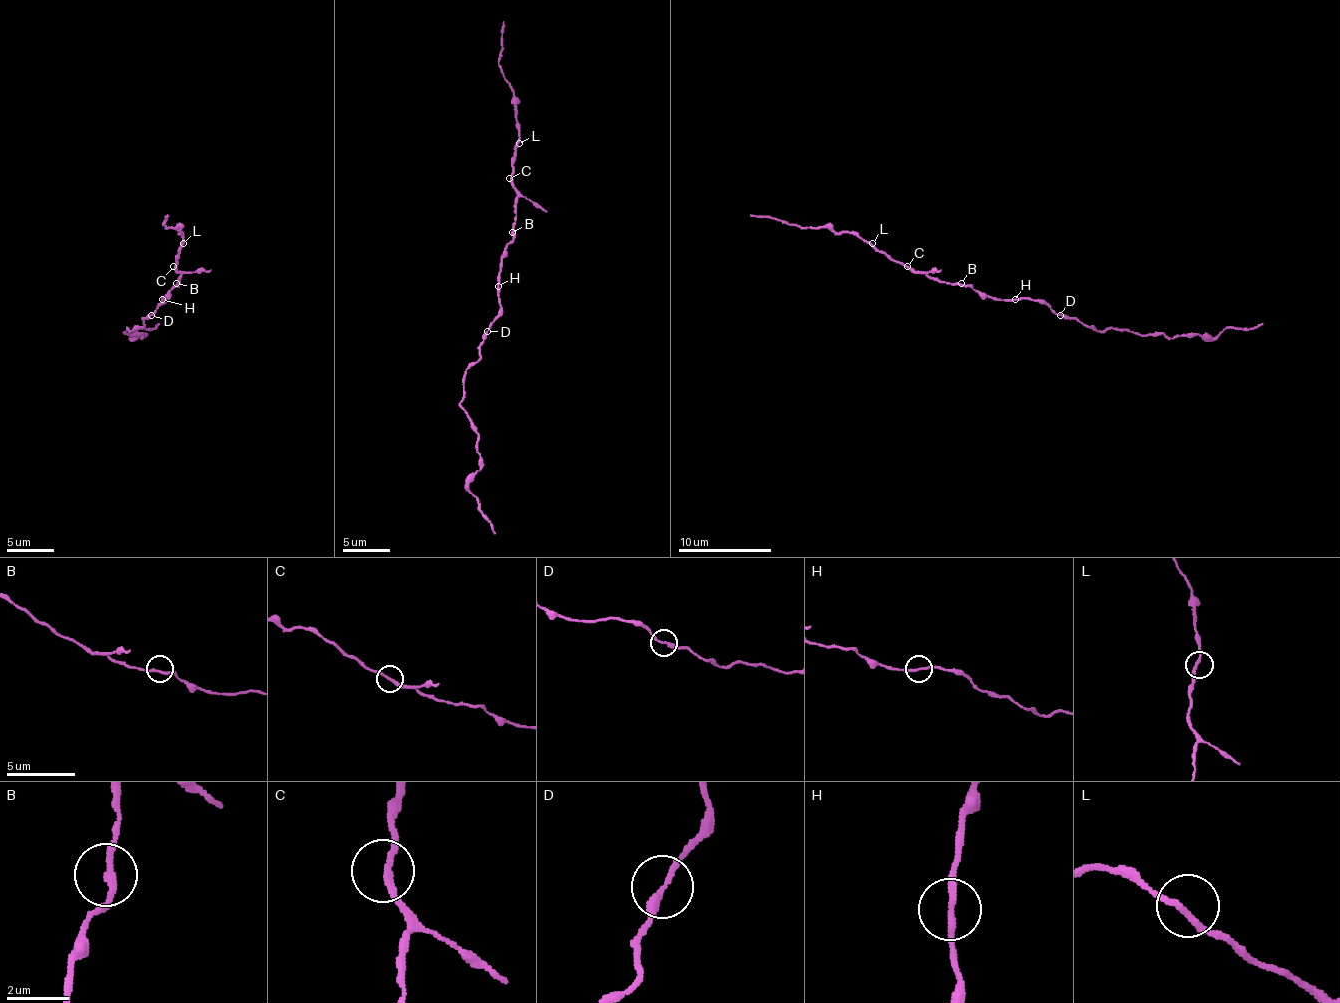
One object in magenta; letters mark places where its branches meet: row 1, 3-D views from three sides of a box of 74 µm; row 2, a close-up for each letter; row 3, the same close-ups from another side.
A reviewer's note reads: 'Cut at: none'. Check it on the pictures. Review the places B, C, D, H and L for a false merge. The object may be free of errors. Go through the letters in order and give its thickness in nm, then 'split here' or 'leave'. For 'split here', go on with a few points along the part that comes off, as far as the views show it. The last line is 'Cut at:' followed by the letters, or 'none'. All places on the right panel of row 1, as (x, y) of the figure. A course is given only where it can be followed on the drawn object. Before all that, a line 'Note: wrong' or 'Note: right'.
Note: right
B: calibre 200 nm; leave
C: calibre 200 nm; leave
D: calibre 220 nm; leave
H: calibre 180 nm; leave
L: calibre 200 nm; leave
Cut at: none

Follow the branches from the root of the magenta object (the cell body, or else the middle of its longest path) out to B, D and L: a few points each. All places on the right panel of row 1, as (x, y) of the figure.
B: (1012, 299), (982, 297), (961, 283)
D: (1012, 299), (1045, 301), (1059, 315)
L: (1012, 299), (982, 297), (968, 285), (933, 280), (889, 259), (872, 243)

